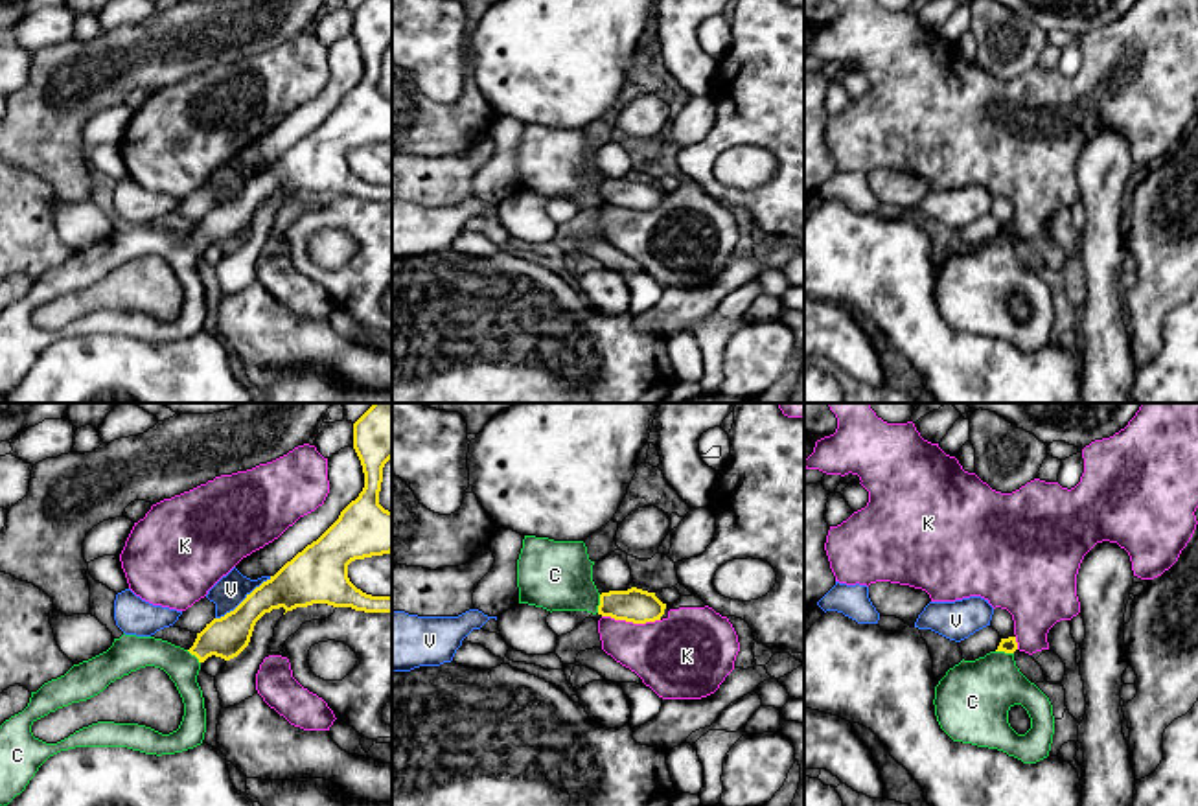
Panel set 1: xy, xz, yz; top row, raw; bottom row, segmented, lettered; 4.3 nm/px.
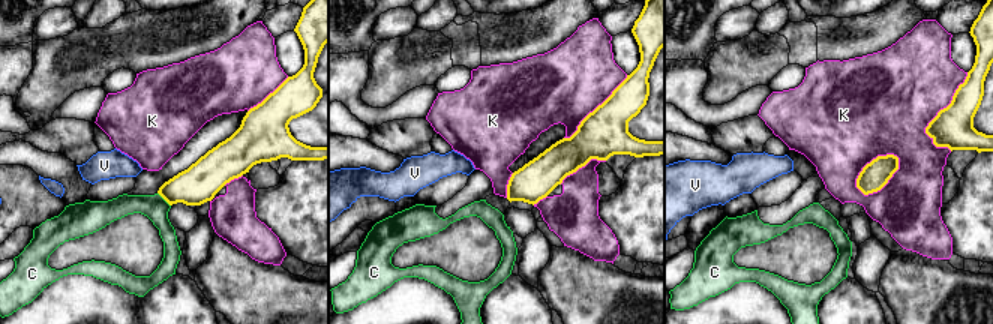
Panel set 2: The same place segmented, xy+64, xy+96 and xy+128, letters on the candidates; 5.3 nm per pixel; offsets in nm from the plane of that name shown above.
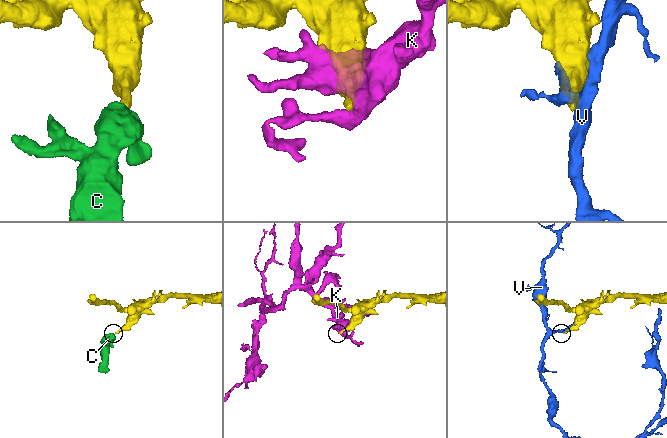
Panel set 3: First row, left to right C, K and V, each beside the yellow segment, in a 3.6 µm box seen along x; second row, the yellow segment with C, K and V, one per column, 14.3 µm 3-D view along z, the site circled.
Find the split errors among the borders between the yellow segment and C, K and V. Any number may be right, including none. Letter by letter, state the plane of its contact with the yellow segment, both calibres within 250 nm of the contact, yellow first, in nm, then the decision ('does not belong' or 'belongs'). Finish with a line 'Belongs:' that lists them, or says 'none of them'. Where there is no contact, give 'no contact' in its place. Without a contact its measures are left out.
C: contact in xz; calibres 150 and 300 nm; belongs
K: contact in xz; calibres 150 and 360 nm; does not belong
V: contact in xy; calibres 200 and 140 nm; does not belong
Belongs: C

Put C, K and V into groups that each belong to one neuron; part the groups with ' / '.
C / K / V

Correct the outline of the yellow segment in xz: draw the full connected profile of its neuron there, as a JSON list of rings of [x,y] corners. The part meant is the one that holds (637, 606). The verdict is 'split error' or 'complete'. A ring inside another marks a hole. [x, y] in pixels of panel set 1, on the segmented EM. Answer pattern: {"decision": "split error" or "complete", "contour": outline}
{"decision": "split error", "contour": [[[524,535],[517,559],[519,604],[547,611],[587,611],[633,624],[661,620],[666,604],[637,587],[598,593],[583,541]]]}

